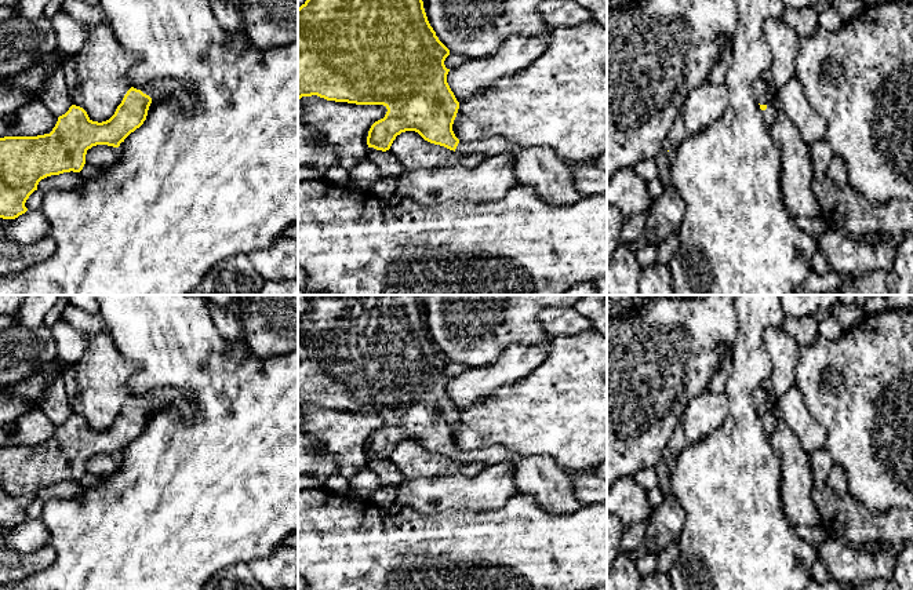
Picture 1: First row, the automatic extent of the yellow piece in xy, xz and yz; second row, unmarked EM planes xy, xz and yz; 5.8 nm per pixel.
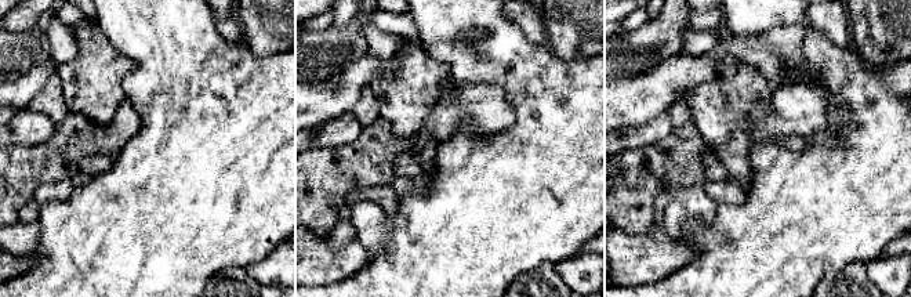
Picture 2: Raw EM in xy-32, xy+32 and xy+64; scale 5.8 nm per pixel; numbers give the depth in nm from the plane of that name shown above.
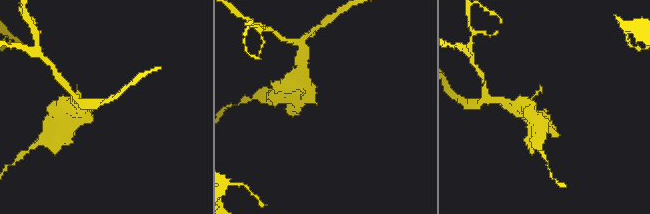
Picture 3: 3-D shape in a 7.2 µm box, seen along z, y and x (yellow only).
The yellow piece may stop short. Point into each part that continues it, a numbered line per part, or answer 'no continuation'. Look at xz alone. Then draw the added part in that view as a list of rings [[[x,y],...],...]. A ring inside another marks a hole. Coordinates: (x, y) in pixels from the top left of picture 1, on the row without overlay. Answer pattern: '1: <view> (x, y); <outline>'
1: xz (538, 476); [[[491,445],[458,452],[461,463],[480,462],[485,466],[509,462],[519,492],[531,495],[538,505],[554,514],[574,513],[583,507],[574,494],[575,474],[556,465],[549,456],[523,456],[506,447]]]

